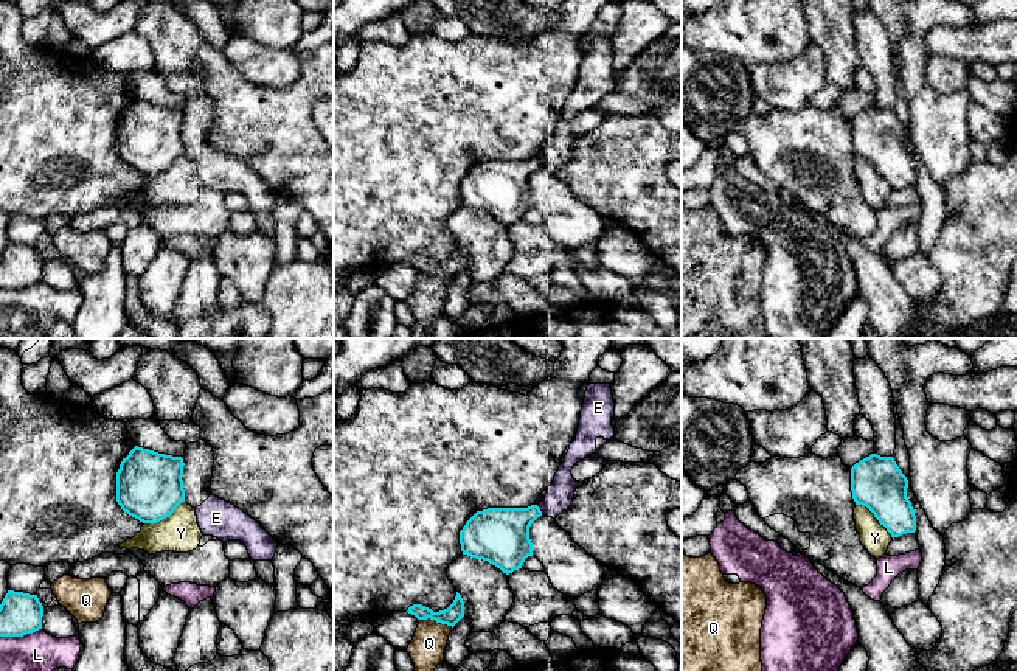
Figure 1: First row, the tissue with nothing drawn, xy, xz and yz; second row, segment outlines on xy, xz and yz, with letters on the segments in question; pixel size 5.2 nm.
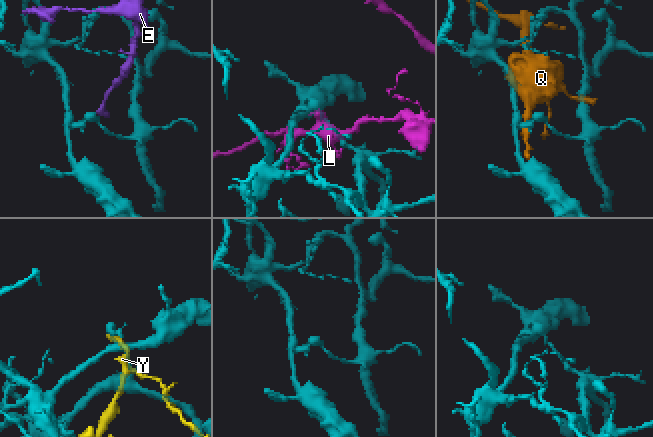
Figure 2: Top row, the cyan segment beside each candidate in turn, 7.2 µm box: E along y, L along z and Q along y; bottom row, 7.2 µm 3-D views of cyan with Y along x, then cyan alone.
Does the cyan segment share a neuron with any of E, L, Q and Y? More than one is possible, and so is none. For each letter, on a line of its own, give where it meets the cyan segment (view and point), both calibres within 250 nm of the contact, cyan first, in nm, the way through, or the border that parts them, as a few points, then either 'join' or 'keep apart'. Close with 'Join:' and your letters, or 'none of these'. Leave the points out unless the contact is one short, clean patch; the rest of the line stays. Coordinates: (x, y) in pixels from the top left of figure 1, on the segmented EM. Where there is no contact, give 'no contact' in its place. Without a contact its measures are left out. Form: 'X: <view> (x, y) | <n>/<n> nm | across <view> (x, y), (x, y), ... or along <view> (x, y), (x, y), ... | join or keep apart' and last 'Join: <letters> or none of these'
E: xz (539, 510) | 300/140 nm | keep apart
L: xy (20, 636) | 220/200 nm | keep apart
Q: xz (437, 622) | 90/180 nm | keep apart
Y: yz (874, 516) | 280/150 nm | keep apart
Join: none of these

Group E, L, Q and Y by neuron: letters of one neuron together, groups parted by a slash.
E Y / L / Q

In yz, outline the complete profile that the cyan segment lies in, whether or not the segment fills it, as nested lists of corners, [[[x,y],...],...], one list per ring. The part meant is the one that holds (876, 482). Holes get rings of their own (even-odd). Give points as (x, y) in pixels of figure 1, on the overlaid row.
[[[871,454],[851,468],[856,505],[866,506],[893,539],[916,531],[916,516],[907,488],[908,480],[893,457]]]

